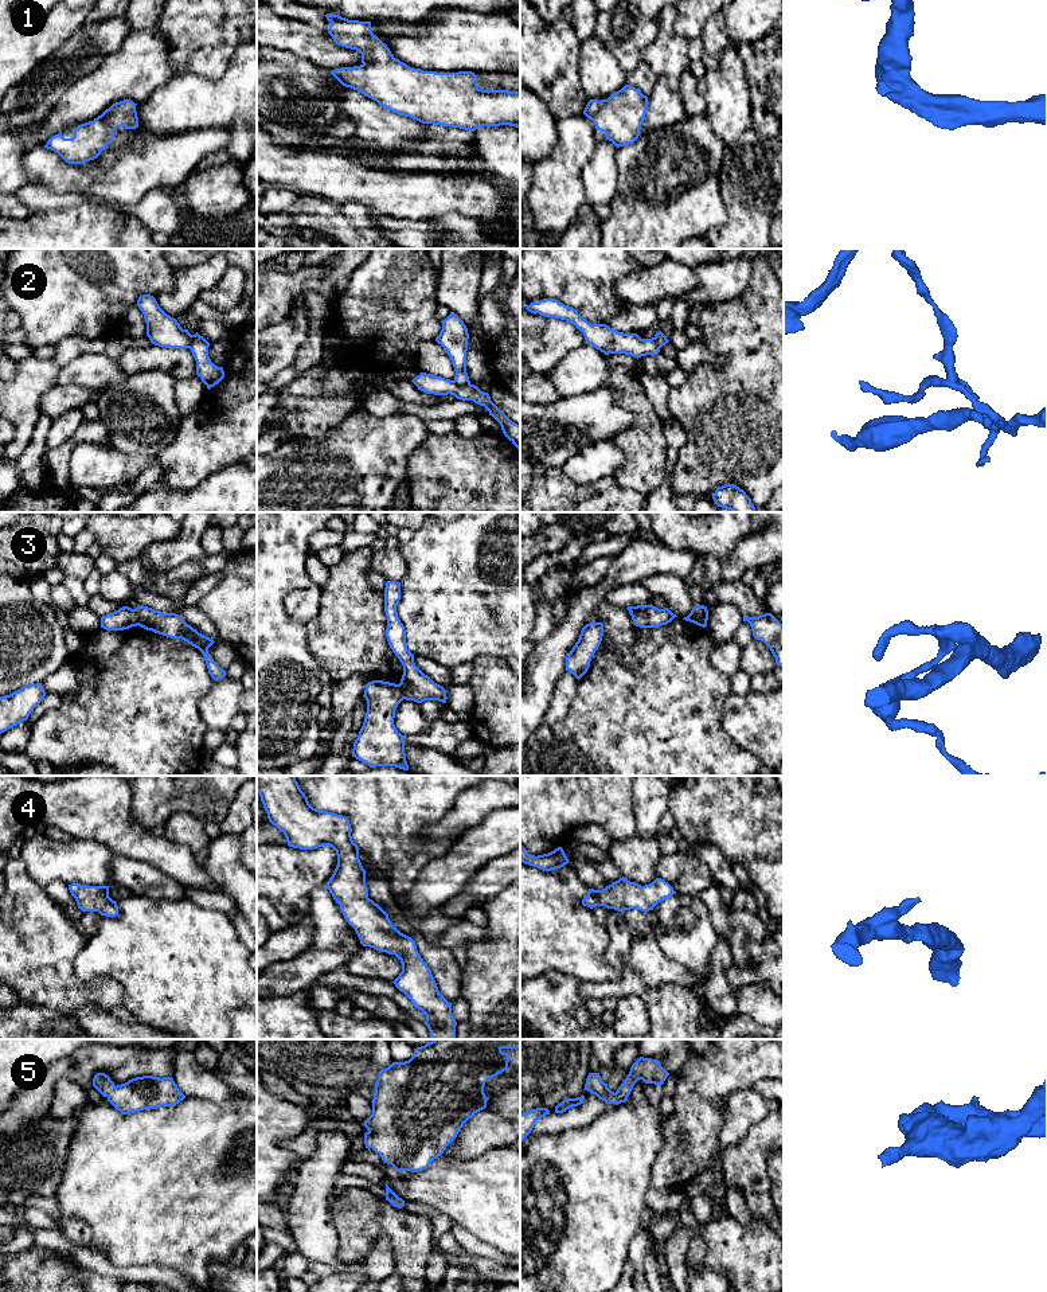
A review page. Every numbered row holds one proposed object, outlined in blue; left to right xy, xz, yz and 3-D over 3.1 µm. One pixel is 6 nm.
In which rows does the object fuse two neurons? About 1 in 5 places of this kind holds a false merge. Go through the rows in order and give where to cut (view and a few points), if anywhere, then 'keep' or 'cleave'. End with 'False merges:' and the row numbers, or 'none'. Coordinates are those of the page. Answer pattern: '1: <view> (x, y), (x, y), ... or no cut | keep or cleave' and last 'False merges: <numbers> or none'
1: no cut | keep
2: xy (204, 339), (198, 336), (188, 347) | cleave
3: xy (133, 609), (139, 624) | cleave
4: no cut | keep
5: no cut | keep
False merges: 2, 3

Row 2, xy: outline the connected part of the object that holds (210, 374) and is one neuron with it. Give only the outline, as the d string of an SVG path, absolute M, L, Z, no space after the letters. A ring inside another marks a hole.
M195 337L190 350L196 360L196 375L210 390L224 378L223 367L215 366L208 356L210 343L202 337Z

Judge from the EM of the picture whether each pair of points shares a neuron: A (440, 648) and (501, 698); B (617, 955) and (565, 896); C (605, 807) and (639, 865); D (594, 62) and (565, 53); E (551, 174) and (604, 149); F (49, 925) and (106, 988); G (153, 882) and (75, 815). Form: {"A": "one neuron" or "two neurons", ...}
{"A": "two neurons", "B": "two neurons", "C": "two neurons", "D": "two neurons", "E": "two neurons", "F": "one neuron", "G": "two neurons"}

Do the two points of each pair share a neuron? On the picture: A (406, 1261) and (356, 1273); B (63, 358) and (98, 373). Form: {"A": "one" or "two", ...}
{"A": "two", "B": "two"}

